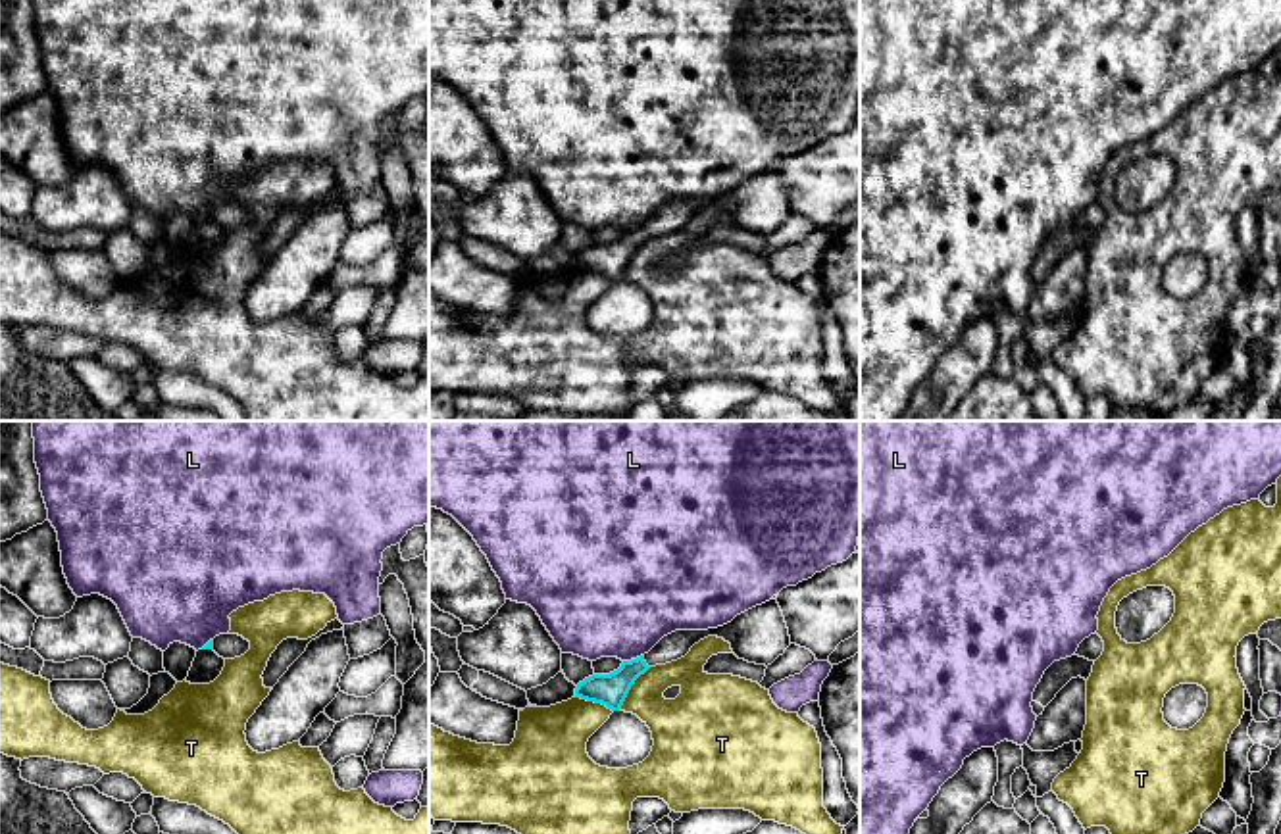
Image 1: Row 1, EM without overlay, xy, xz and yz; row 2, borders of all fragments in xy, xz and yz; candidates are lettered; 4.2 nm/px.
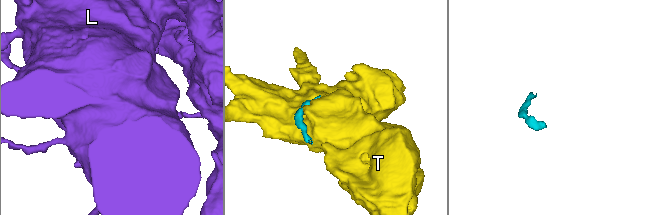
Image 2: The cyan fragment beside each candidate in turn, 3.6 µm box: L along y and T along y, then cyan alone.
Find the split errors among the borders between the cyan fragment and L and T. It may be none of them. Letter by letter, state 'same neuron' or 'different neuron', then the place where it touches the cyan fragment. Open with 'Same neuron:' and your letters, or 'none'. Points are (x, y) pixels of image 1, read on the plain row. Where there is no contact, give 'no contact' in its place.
Same neuron: none
L: different neuron; contact xz (633, 229)
T: different neuron; contact xz (631, 254)

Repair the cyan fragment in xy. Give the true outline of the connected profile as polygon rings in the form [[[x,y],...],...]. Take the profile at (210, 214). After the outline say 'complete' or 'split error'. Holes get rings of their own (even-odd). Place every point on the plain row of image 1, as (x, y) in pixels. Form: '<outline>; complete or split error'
[[[219,204],[210,209],[202,219],[214,219],[223,229],[235,229],[250,219],[250,211],[239,204]]]; split error

